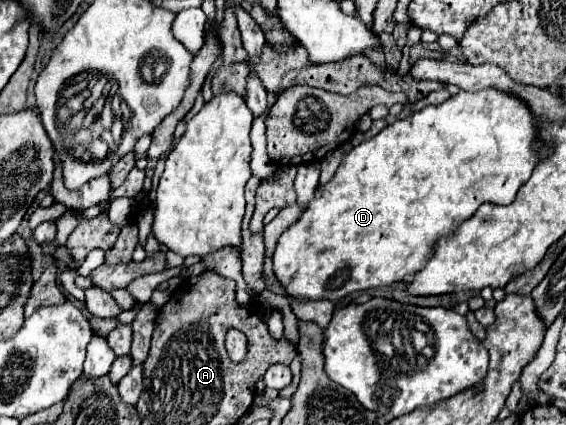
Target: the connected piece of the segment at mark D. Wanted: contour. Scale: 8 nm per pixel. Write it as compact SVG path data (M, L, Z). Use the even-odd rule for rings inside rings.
M460 90L456 96L452 96L450 100L446 100L440 106L426 106L420 112L414 112L412 116L408 116L404 120L396 120L394 124L380 130L374 138L364 140L358 146L354 146L342 158L332 180L316 190L314 198L310 200L308 208L302 212L298 222L294 222L280 236L276 250L274 250L274 256L272 256L272 270L274 270L276 280L286 290L288 296L292 296L300 302L308 302L308 300L340 302L352 292L362 292L362 290L380 288L380 286L388 286L394 282L410 280L414 276L414 272L418 272L422 268L422 264L426 264L426 260L430 258L432 246L438 240L438 236L454 232L454 228L460 224L460 220L468 220L484 202L510 204L516 198L518 188L530 178L534 164L538 162L538 156L540 156L538 152L532 150L534 138L536 138L536 124L534 124L532 112L526 112L526 108L522 108L522 104L518 104L518 100L510 100L510 96L502 96L502 92L466 92L466 90Z

